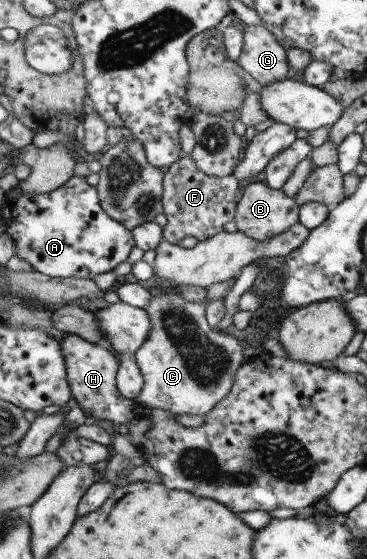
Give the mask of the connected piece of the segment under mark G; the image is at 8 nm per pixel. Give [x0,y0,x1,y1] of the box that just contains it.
[239,26,291,86]

